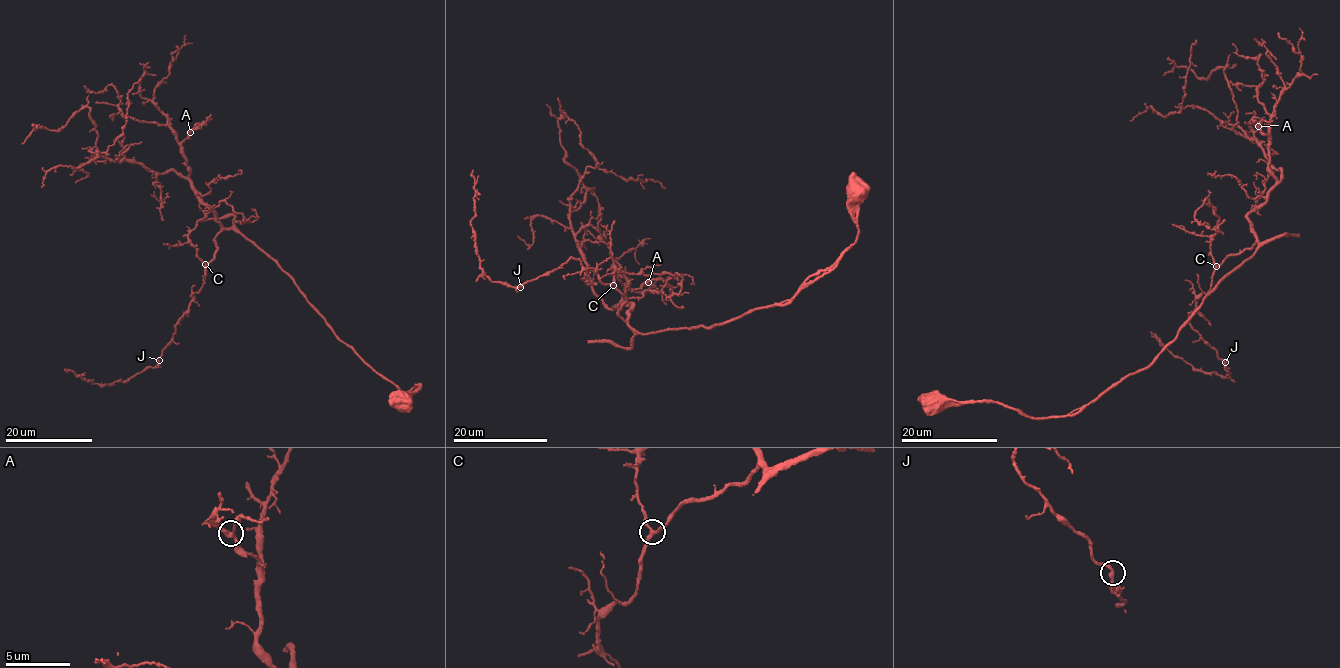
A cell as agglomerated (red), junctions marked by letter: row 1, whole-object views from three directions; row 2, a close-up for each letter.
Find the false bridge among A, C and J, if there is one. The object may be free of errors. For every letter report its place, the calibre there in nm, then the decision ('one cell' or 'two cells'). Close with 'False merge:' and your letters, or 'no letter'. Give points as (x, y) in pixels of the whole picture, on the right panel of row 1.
A: place (1258, 126); calibre 280 nm; one cell
C: place (1216, 266); calibre 280 nm; one cell
J: place (1225, 362); calibre 260 nm; one cell
False merge: no letter

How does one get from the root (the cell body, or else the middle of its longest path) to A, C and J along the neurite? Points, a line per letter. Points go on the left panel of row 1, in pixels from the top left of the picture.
A: (400, 402), (421, 385), (405, 393), (365, 364), (274, 260), (202, 204), (182, 146), (190, 132)
C: (400, 402), (421, 385), (405, 393), (365, 364), (274, 260), (239, 233), (215, 236), (217, 249), (205, 264)
J: (400, 402), (421, 385), (405, 393), (365, 364), (274, 260), (231, 229), (215, 236), (203, 285), (158, 360)

